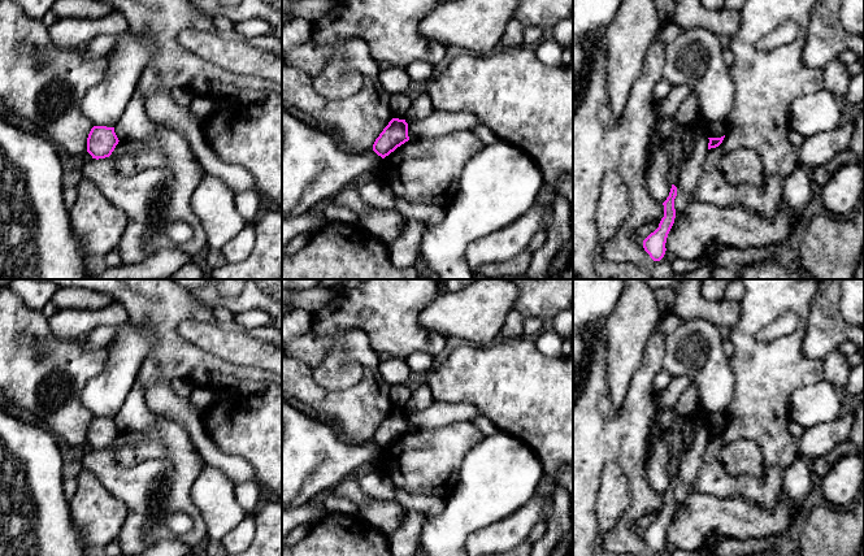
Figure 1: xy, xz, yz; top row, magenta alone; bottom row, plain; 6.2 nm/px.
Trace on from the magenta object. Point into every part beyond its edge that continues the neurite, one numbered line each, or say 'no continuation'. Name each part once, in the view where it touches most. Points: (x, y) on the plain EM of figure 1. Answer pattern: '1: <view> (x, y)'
no continuation

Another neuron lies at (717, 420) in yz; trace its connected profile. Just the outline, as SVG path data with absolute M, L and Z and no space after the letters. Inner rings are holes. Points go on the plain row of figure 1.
M713 413L707 416L707 427L708 429L721 429L726 425L726 414L725 413Z

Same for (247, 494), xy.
M240 482L235 485L235 499L247 516L256 512L262 501L259 486L255 482Z

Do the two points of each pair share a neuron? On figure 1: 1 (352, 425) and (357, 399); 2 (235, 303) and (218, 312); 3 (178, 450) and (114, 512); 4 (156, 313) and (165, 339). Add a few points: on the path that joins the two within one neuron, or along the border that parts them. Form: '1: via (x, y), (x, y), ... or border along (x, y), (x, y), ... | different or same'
1: via (356, 418), (357, 405) | same
2: border along (212, 311), (217, 307), (225, 307), (234, 313) | different
3: border along (100, 483), (126, 508), (126, 518), (120, 533) | different
4: via (163, 320), (165, 333) | same

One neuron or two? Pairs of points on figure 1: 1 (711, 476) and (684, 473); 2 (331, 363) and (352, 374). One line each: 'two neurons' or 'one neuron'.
1: two neurons
2: one neuron

